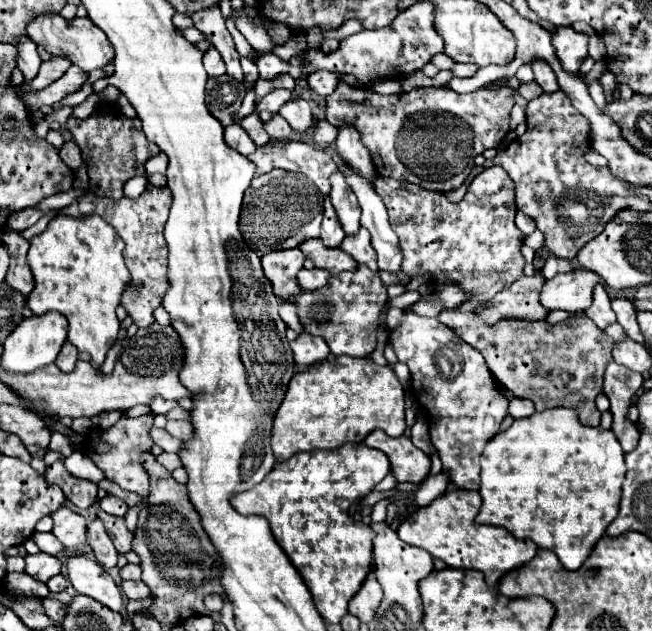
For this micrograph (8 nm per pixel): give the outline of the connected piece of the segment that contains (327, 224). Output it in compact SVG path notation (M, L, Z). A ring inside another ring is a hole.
M325 201L325 215L323 215L323 223L321 223L321 241L327 247L339 247L343 241L343 229L339 227L339 219L335 215L335 209L331 207L331 201Z

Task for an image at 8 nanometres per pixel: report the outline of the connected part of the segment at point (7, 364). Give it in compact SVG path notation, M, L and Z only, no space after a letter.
M49 311L45 315L29 315L5 339L5 343L3 343L5 351L1 357L1 365L13 373L31 373L39 367L51 365L57 359L65 339L67 339L67 319L61 313Z

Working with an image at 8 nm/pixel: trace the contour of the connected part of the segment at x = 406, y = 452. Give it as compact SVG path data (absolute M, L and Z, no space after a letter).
M375 429L367 435L365 445L383 451L389 457L391 471L399 483L421 483L429 475L429 455L417 449L407 435L389 437L381 429Z

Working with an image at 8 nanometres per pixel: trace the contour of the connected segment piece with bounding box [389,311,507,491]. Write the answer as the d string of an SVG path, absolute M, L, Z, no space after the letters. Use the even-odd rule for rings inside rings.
M405 311L399 325L391 329L389 345L393 347L399 361L407 363L411 369L411 383L417 393L417 399L429 411L431 441L439 451L439 457L443 461L443 471L451 475L451 483L455 483L455 487L477 491L479 489L479 455L485 443L499 431L501 421L507 415L507 397L505 397L505 391L497 387L483 355L479 355L479 351L475 351L473 347L467 347L467 343L459 339L451 341L451 337L455 337L453 331L439 325L437 319L421 317L411 311Z

